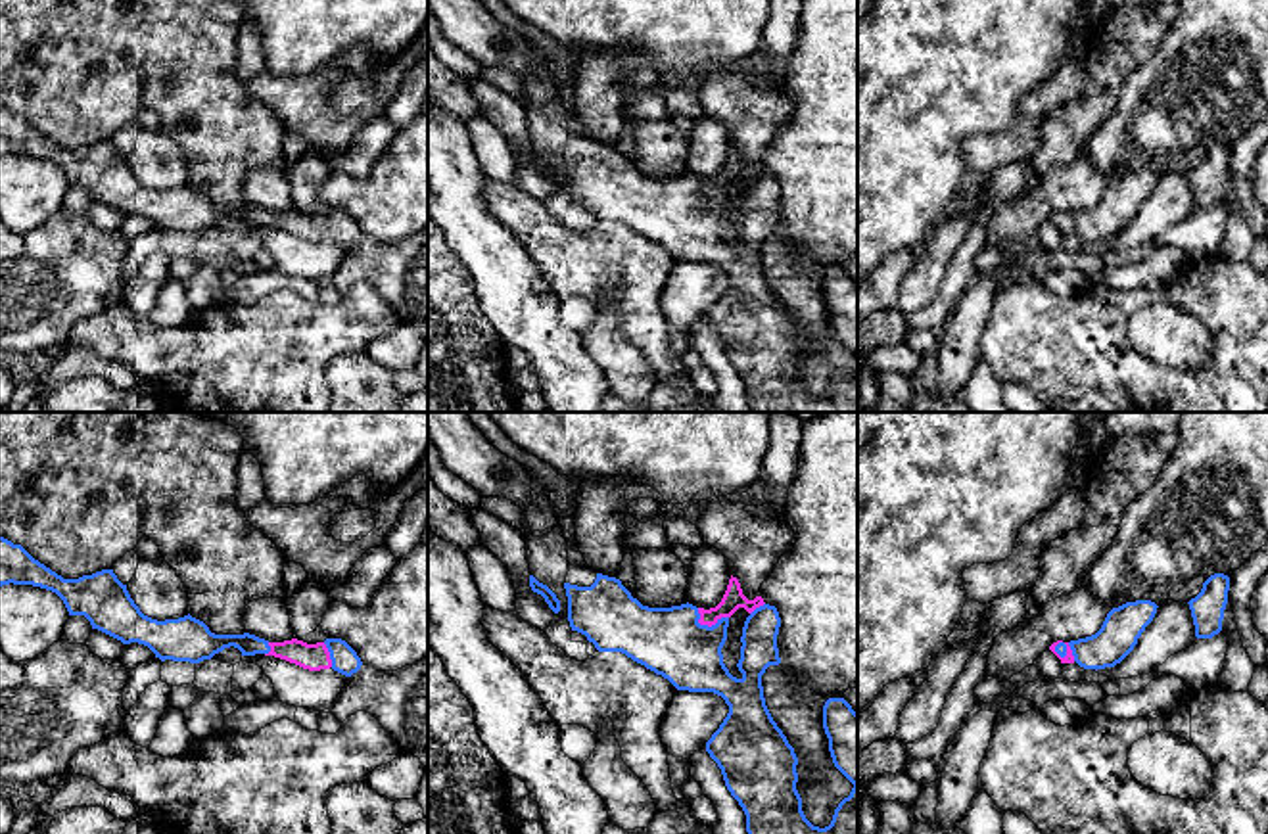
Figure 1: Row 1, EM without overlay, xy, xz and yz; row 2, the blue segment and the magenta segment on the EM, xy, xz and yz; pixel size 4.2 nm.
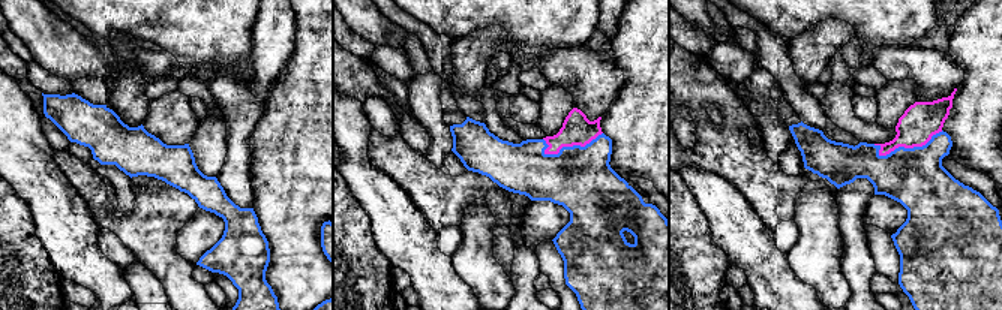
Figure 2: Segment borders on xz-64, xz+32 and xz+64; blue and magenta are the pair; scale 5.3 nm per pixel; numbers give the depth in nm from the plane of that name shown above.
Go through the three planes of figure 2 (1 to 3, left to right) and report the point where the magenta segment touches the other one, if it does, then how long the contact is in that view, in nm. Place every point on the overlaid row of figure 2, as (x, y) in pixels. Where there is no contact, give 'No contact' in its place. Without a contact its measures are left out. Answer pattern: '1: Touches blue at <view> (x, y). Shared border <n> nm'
1: No contact
2: Touches blue at xz+32 (573, 146). Shared border 340 nm
3: Touches blue at xz+64 (903, 147). Shared border 380 nm

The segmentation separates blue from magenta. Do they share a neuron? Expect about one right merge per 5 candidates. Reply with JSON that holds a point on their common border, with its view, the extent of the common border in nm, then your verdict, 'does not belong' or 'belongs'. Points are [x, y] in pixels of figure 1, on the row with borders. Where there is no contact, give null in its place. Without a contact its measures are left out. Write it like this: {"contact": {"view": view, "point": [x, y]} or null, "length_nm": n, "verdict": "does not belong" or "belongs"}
{"contact": {"view": "xz", "point": [706, 625]}, "length_nm": 140, "verdict": "belongs"}

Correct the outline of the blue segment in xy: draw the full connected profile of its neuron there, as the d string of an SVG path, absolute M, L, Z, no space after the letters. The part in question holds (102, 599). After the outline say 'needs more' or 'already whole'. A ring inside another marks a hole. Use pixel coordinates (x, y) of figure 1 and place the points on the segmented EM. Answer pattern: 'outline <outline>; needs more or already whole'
outline M0 537L0 587L33 585L56 592L69 615L84 615L98 629L123 644L148 646L161 661L200 663L224 648L238 648L242 656L274 656L309 671L334 669L345 677L363 665L357 652L341 638L307 644L292 638L269 642L255 635L215 635L190 614L178 619L157 621L140 612L113 569L102 569L79 579L63 579L21 544Z; needs more

